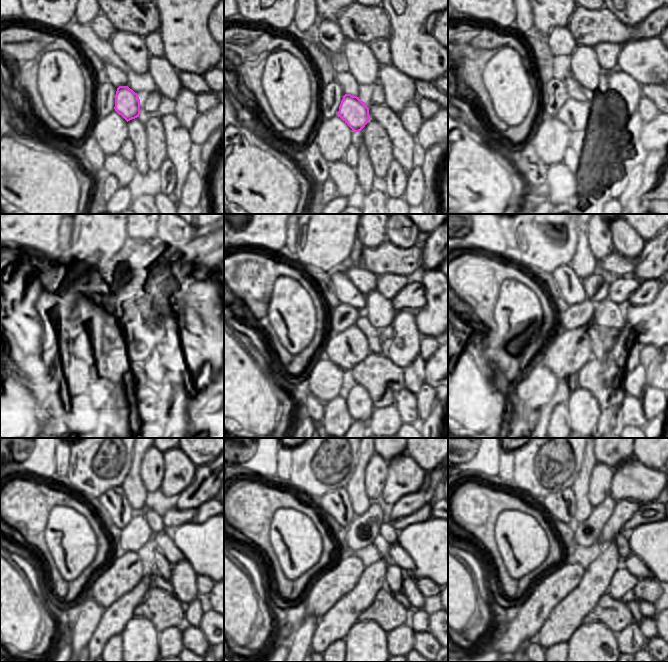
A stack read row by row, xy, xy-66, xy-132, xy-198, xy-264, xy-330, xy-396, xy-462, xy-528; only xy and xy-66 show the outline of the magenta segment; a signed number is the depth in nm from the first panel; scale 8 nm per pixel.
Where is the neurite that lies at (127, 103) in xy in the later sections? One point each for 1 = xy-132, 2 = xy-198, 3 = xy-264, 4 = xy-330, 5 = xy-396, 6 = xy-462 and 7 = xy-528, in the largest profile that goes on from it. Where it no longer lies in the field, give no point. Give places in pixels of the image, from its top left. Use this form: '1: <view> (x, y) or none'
1: xy-132 (575, 115)
2: xy-198 (123, 347)
3: xy-264 (345, 348)
4: xy-330 (565, 356)
5: xy-396 (125, 572)
6: xy-462 (329, 587)
7: xy-528 (525, 625)

